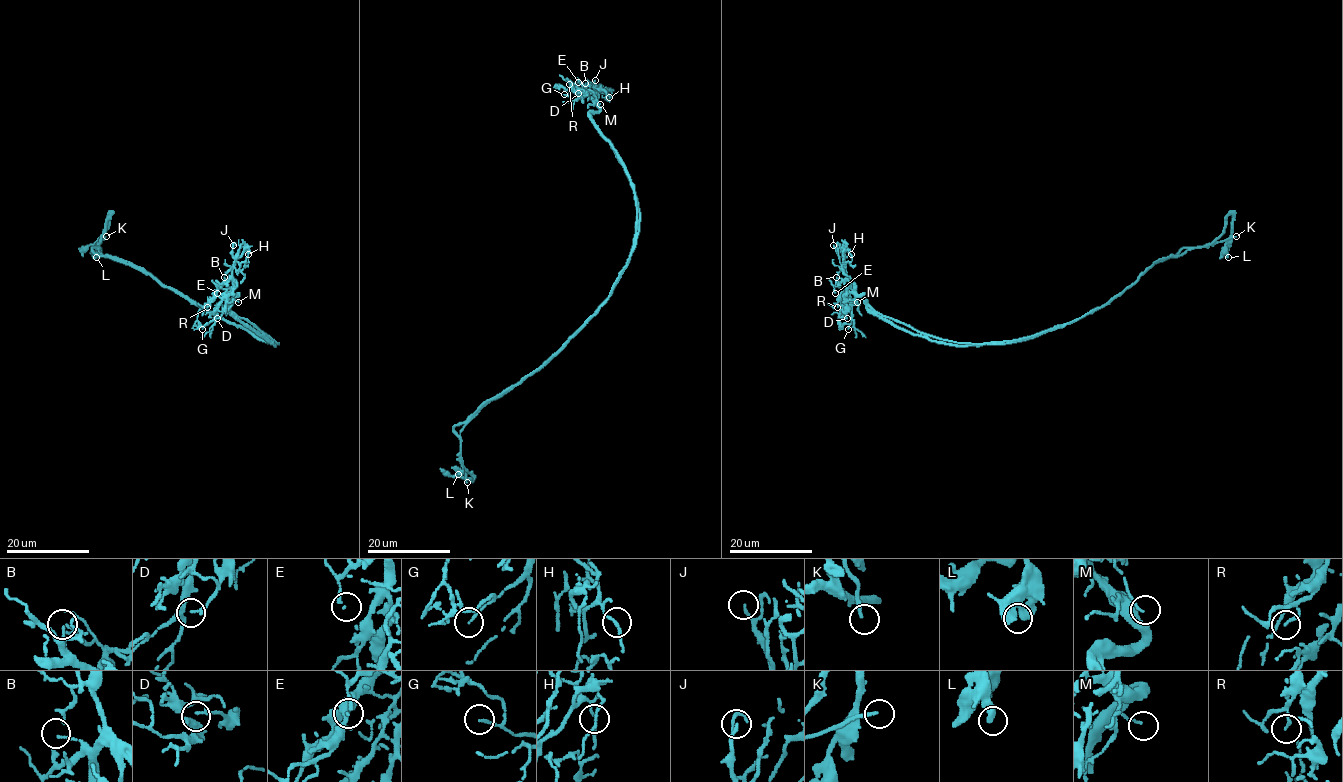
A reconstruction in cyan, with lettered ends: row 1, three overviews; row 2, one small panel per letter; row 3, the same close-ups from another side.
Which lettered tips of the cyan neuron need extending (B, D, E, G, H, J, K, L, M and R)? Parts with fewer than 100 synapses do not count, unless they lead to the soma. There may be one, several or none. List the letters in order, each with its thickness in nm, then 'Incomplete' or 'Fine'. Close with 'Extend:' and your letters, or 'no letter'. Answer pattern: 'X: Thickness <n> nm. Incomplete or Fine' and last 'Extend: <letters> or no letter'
B: Thickness 110 nm. Fine
D: Thickness 150 nm. Fine
E: Thickness 140 nm. Fine
G: Thickness 120 nm. Fine
H: Thickness 100 nm. Fine
J: Thickness 120 nm. Fine
K: Thickness 170 nm. Incomplete
L: Thickness 460 nm. Fine
M: Thickness 80 nm. Fine
R: Thickness 130 nm. Fine
Extend: K

